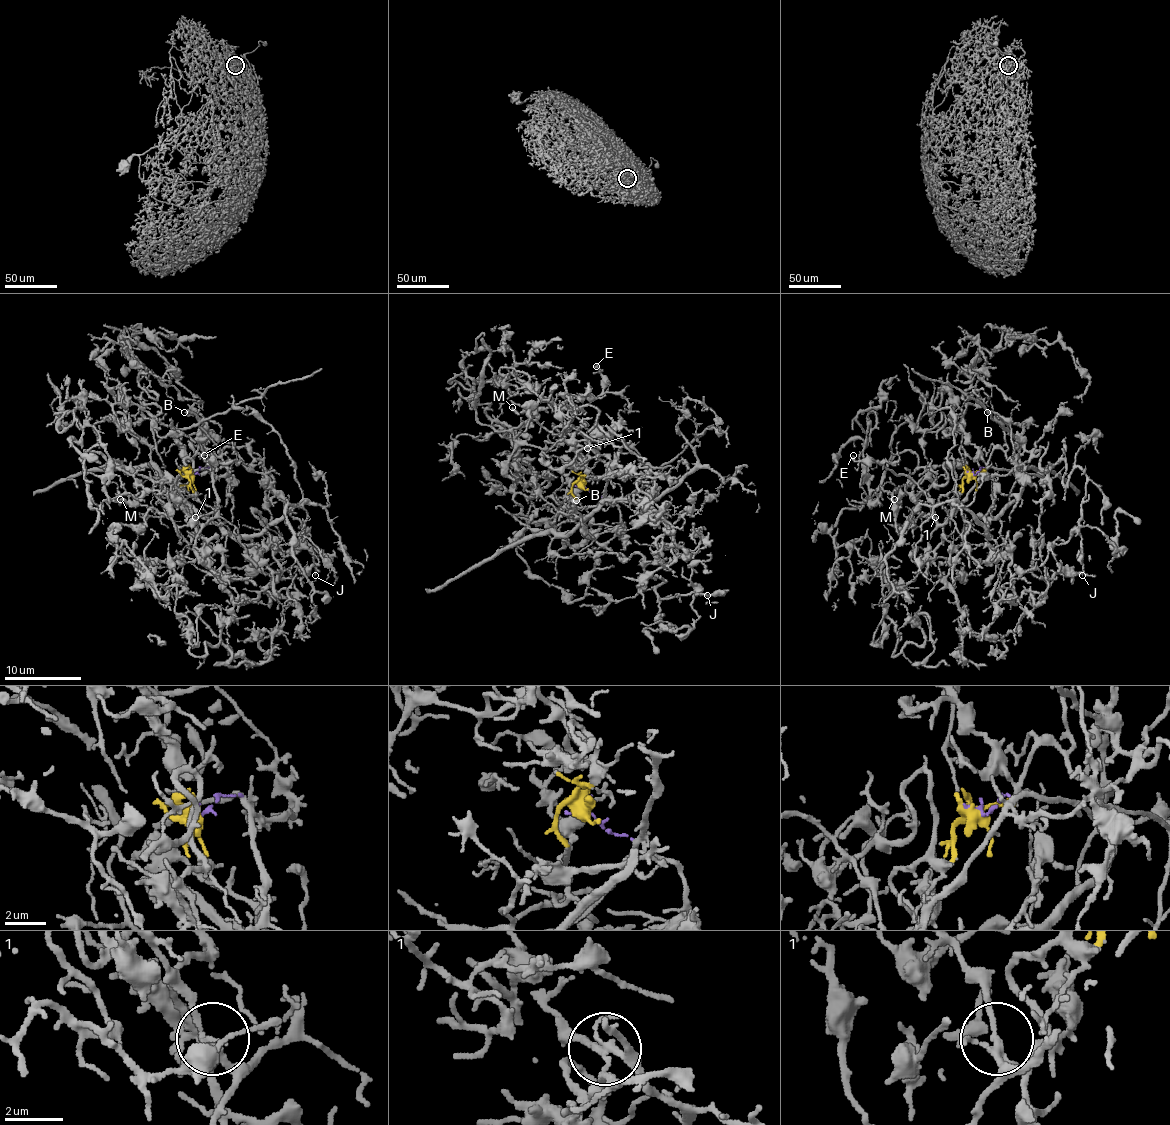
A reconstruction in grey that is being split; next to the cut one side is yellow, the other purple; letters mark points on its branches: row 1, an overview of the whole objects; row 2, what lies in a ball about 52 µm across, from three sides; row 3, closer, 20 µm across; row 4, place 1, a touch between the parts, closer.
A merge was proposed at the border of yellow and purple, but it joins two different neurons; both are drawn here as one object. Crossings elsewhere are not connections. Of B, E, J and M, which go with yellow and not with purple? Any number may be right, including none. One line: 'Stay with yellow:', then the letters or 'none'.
Stay with yellow: J, M

